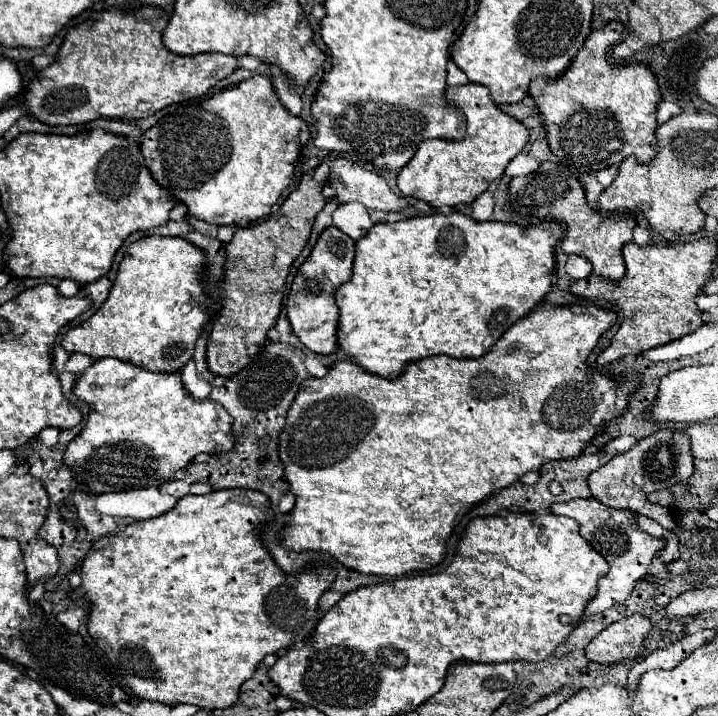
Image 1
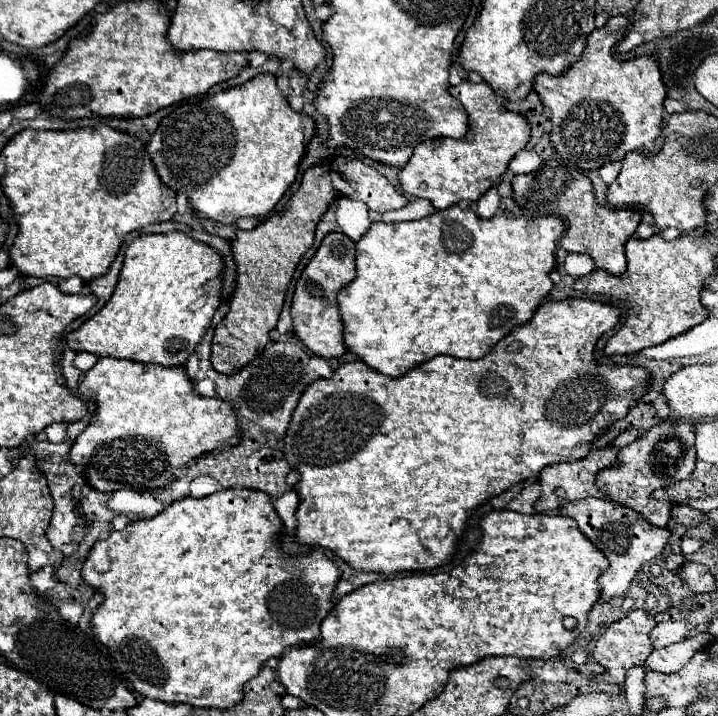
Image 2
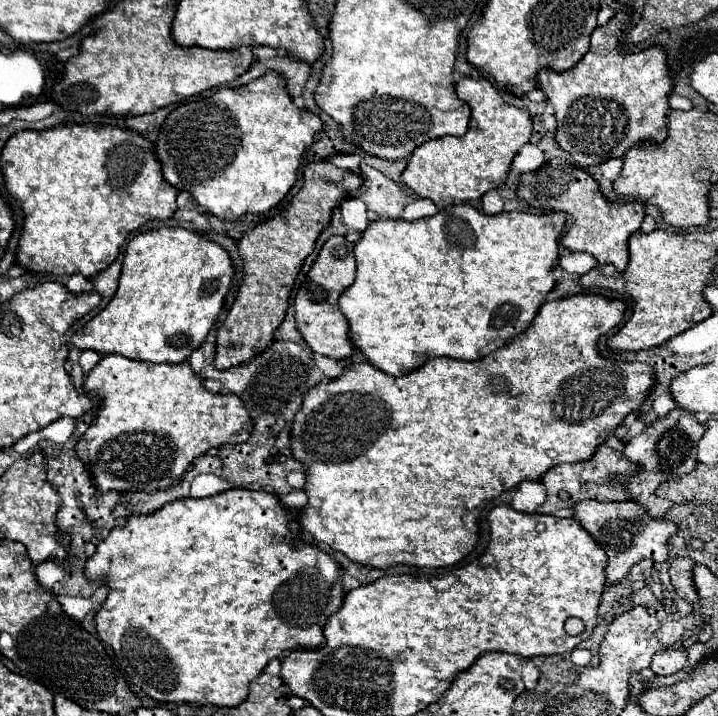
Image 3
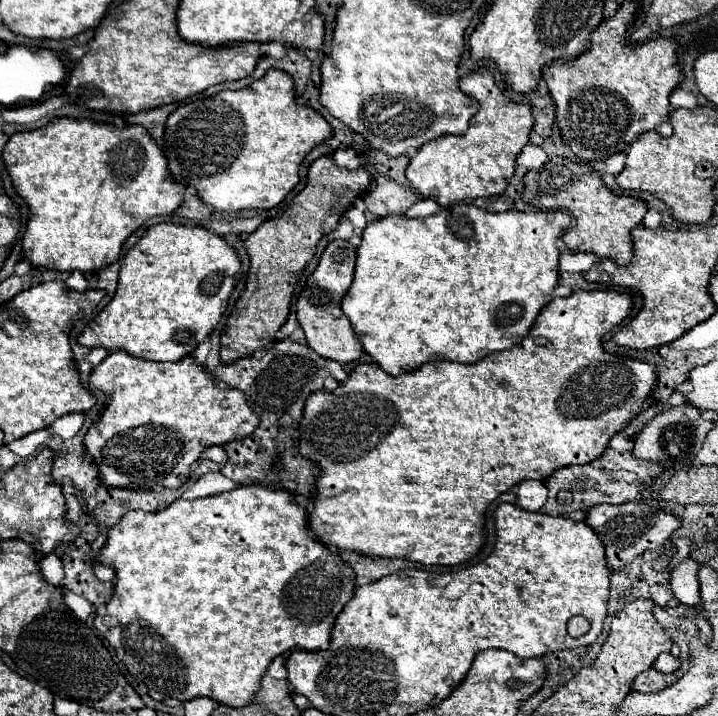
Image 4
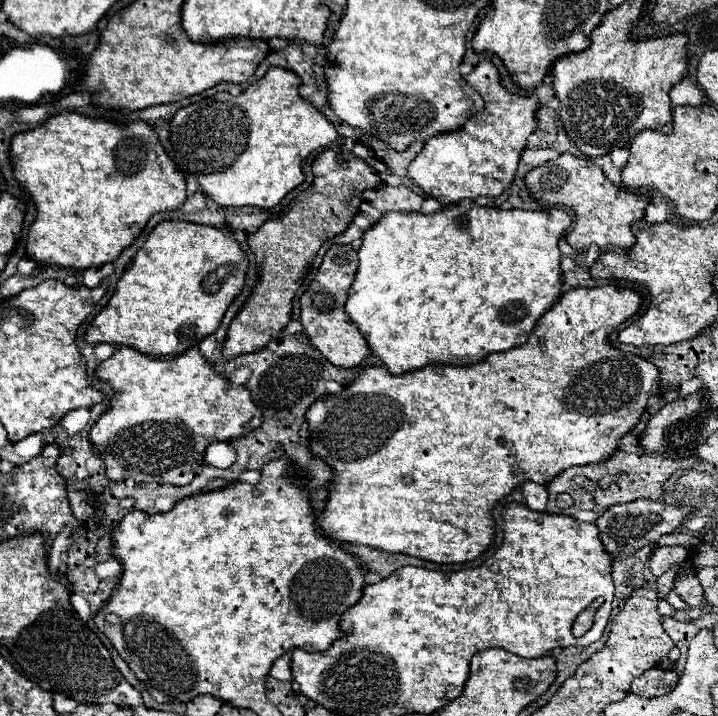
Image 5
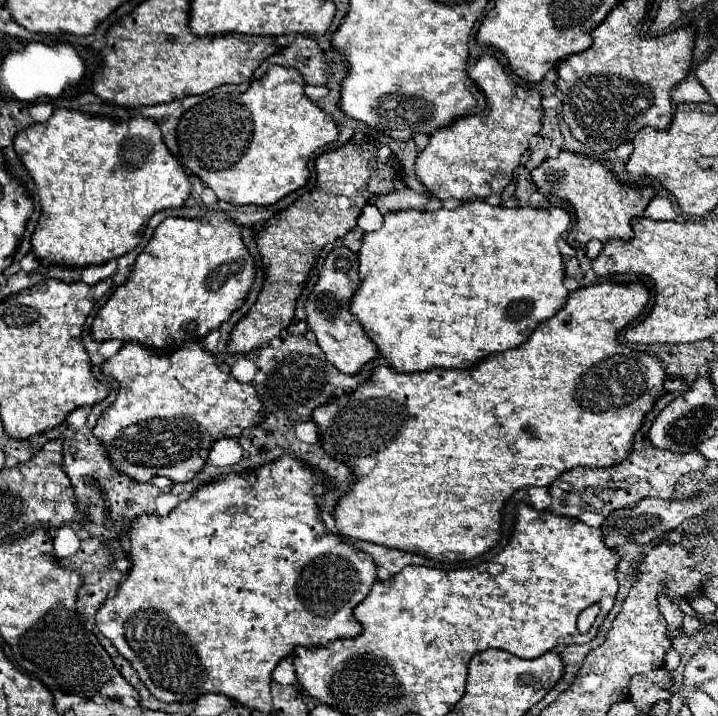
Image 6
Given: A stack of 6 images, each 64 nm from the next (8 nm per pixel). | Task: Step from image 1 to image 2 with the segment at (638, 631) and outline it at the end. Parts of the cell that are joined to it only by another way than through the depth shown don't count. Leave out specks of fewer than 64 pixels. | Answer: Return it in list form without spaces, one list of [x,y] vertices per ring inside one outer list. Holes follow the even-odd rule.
[[[632,610],[628,612],[626,618],[610,624],[610,628],[598,638],[592,657],[604,667],[604,674],[594,676],[594,682],[606,682],[606,684],[614,684],[624,692],[624,678],[626,672],[634,666],[642,666],[646,662],[646,658],[654,652],[652,640],[650,640],[650,630],[656,626],[658,622],[654,620],[654,616],[650,616],[644,610]]]

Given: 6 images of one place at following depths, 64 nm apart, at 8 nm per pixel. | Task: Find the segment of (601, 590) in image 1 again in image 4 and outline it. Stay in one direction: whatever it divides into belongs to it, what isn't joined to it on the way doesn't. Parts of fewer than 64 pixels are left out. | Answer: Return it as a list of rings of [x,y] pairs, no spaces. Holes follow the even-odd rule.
[[[634,500],[634,502],[626,502],[626,504],[618,504],[618,506],[602,504],[602,506],[590,508],[586,524],[598,532],[598,538],[606,546],[608,566],[618,570],[618,568],[630,564],[632,558],[636,558],[638,554],[642,554],[646,550],[662,548],[666,544],[666,540],[672,536],[672,532],[676,532],[680,528],[680,518],[666,512],[664,508],[654,510],[652,506],[644,504],[644,500]]]

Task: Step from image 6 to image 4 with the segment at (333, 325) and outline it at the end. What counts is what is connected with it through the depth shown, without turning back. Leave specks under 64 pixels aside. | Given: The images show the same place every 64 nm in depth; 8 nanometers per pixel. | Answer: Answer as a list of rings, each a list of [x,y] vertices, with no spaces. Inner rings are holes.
[[[344,240],[330,242],[320,258],[318,268],[306,282],[306,286],[298,298],[298,304],[296,304],[298,322],[306,334],[308,346],[314,352],[318,352],[322,358],[334,360],[338,364],[354,362],[364,354],[364,348],[362,348],[360,340],[356,338],[350,320],[344,316],[344,312],[340,308],[340,302],[354,280],[354,266],[356,266],[356,248]]]

